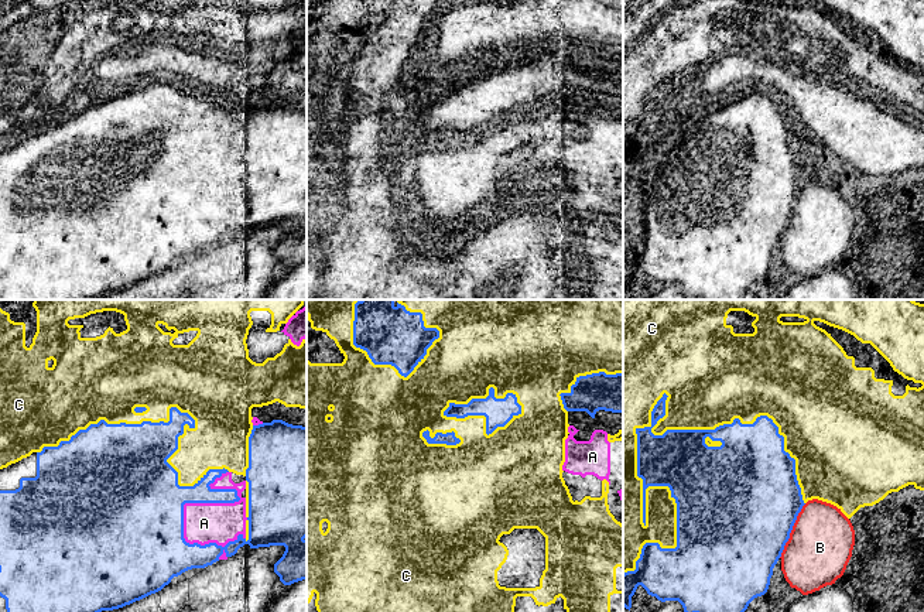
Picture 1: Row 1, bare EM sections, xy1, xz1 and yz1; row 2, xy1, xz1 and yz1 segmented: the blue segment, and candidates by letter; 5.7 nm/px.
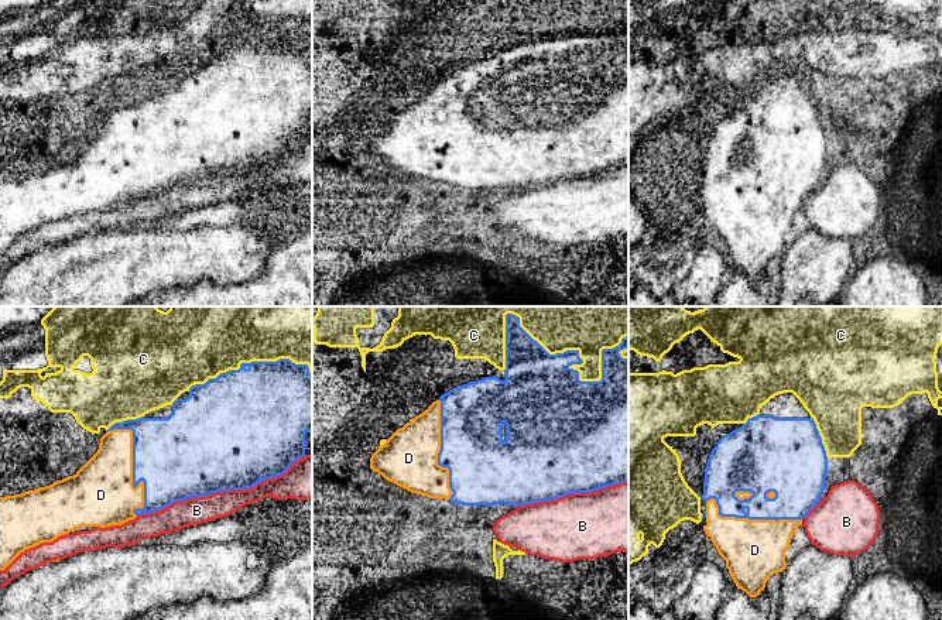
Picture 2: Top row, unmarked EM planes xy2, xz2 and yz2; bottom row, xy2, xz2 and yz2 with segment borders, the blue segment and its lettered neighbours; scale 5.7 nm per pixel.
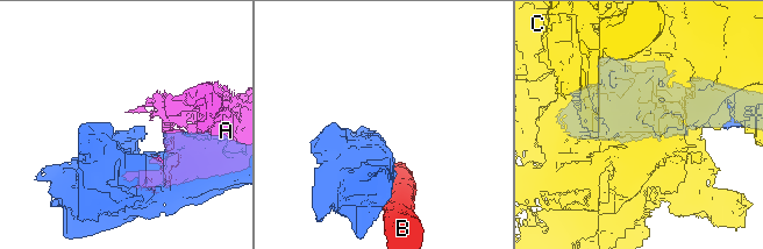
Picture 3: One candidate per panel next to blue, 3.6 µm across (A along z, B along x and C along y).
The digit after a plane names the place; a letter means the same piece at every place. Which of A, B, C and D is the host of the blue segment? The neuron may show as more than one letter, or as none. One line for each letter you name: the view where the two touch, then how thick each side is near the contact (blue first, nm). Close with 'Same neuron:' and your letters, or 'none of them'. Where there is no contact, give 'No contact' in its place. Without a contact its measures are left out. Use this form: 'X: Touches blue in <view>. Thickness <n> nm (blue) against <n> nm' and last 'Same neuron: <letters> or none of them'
D: Touches blue in xy2. Thickness 440 nm (blue) against 360 nm
Same neuron: D

